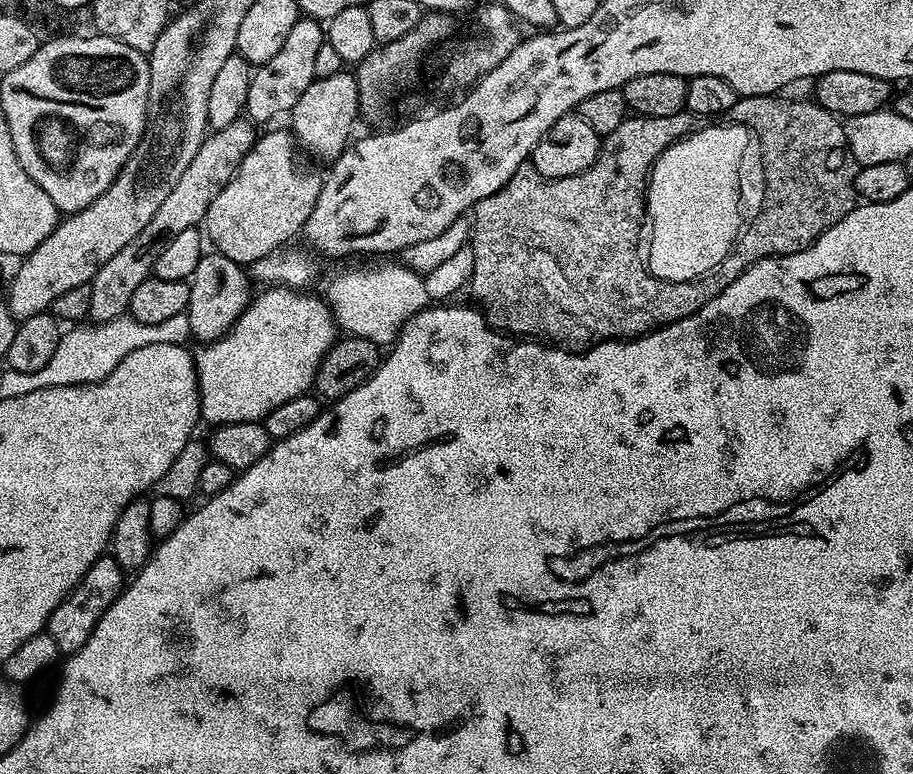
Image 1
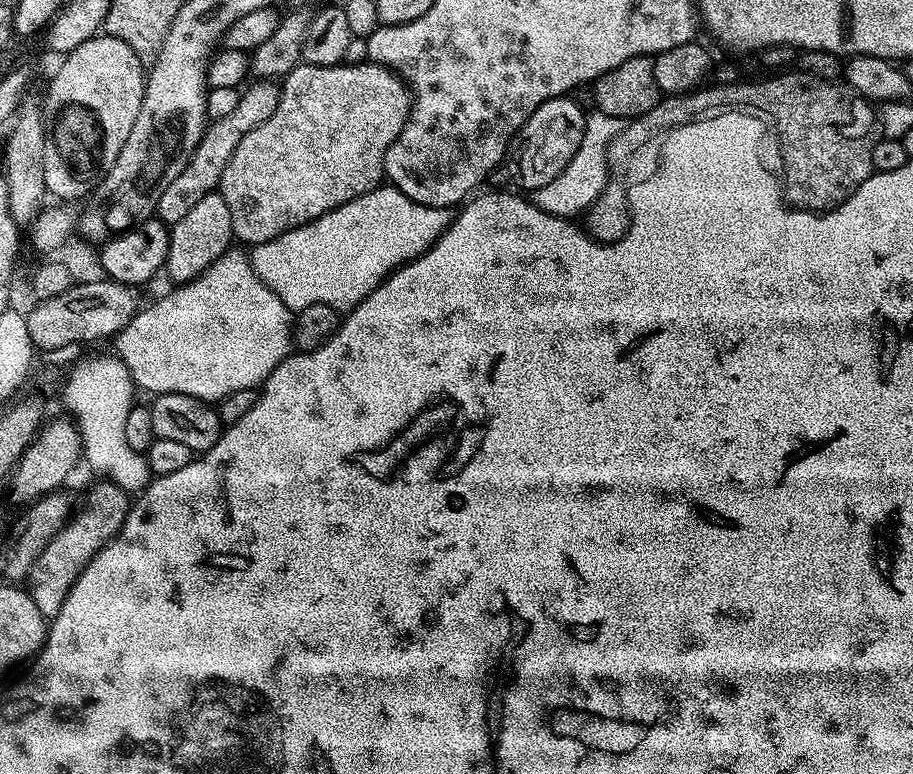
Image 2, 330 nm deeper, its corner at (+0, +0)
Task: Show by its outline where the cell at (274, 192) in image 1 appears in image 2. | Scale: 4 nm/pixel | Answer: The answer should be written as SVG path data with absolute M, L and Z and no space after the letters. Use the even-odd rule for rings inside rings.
M303 62L297 63L296 67L283 77L280 89L280 101L278 110L262 122L262 126L254 126L242 142L238 142L238 150L230 154L230 162L226 162L226 170L222 170L218 191L220 197L226 202L226 207L230 209L230 226L233 237L237 241L255 246L262 242L270 242L275 236L281 236L283 232L288 232L292 228L297 228L308 223L309 220L317 220L322 214L350 202L355 196L361 196L367 192L373 192L375 188L381 187L385 179L384 174L384 154L390 142L399 134L411 107L411 97L407 85L391 68L384 68L380 64L365 62L363 64L339 63L334 66L314 66Z

